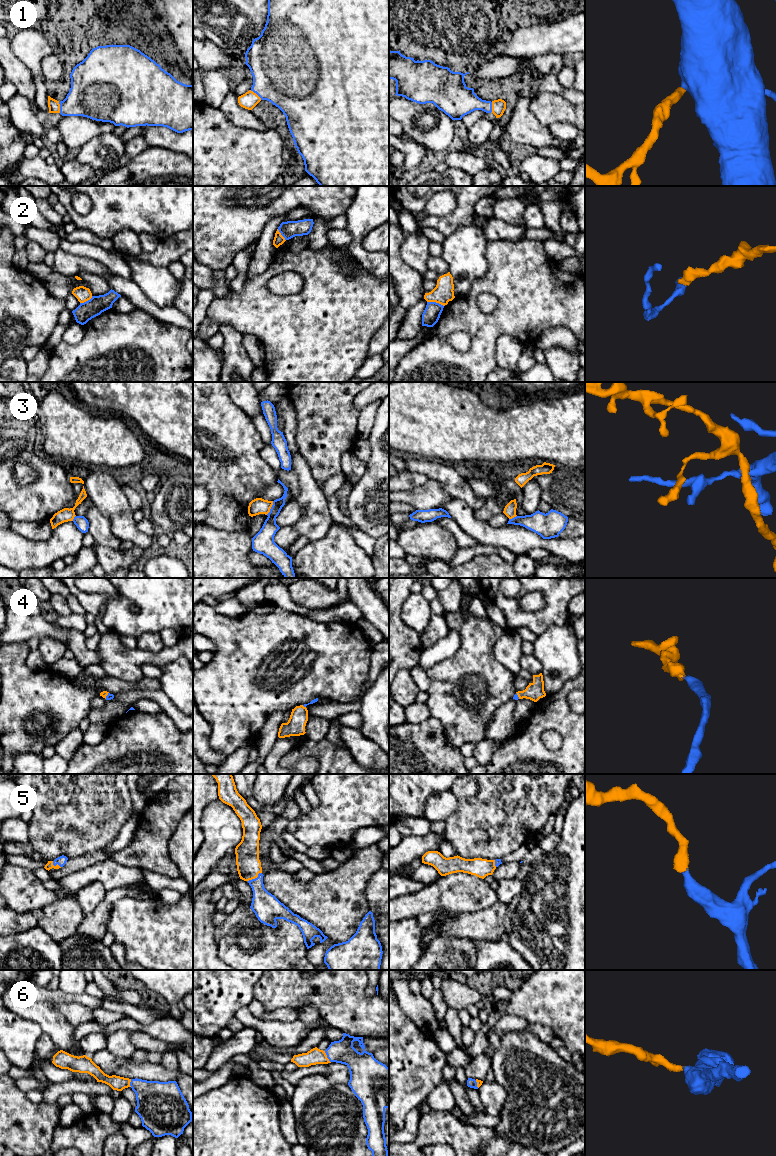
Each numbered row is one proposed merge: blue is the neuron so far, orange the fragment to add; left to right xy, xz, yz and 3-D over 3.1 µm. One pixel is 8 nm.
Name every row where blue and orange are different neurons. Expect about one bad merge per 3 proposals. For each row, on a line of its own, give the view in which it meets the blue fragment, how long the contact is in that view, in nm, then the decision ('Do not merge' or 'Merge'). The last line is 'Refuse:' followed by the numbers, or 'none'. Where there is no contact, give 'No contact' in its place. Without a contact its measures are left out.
1: Touches blue in xz. Shared border 120 nm. Merge
2: Touches blue in yz. Shared border 140 nm. Do not merge
3: Touches blue in xz. Shared border 130 nm. Do not merge
4: Touches blue in xy. Shared border 60 nm. Merge
5: Touches blue in xz. Shared border 130 nm. Merge
6: Touches blue in xz. Shared border 110 nm. Merge
Refuse: 2, 3

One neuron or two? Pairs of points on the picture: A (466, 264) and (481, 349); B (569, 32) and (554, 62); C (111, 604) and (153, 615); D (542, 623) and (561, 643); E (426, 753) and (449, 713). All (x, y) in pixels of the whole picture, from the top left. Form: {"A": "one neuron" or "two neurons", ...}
{"A": "two neurons", "B": "two neurons", "C": "one neuron", "D": "two neurons", "E": "two neurons"}

